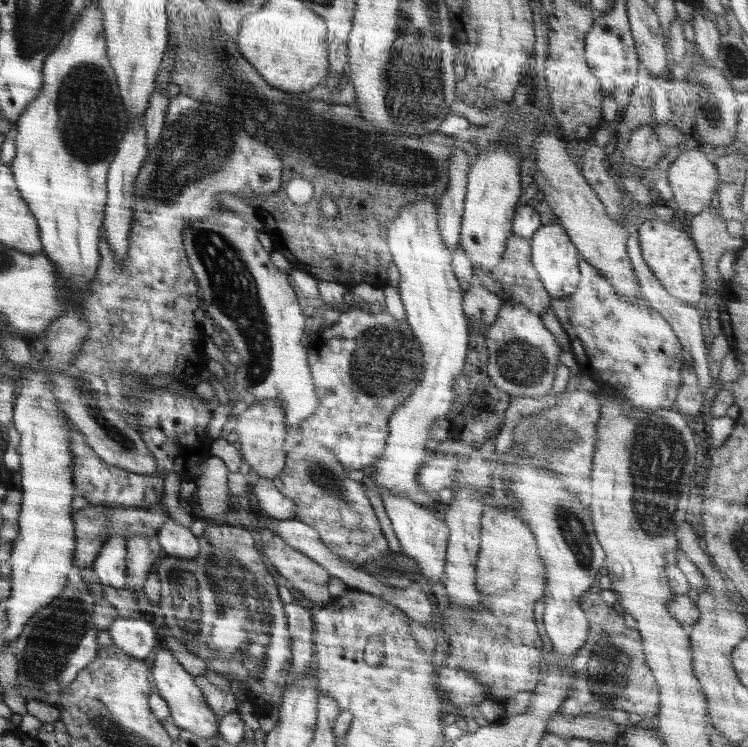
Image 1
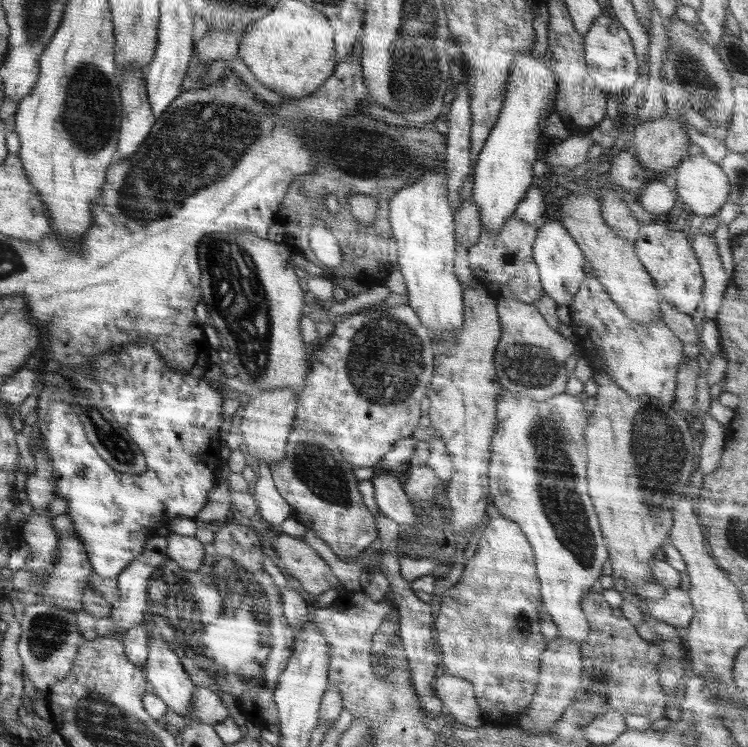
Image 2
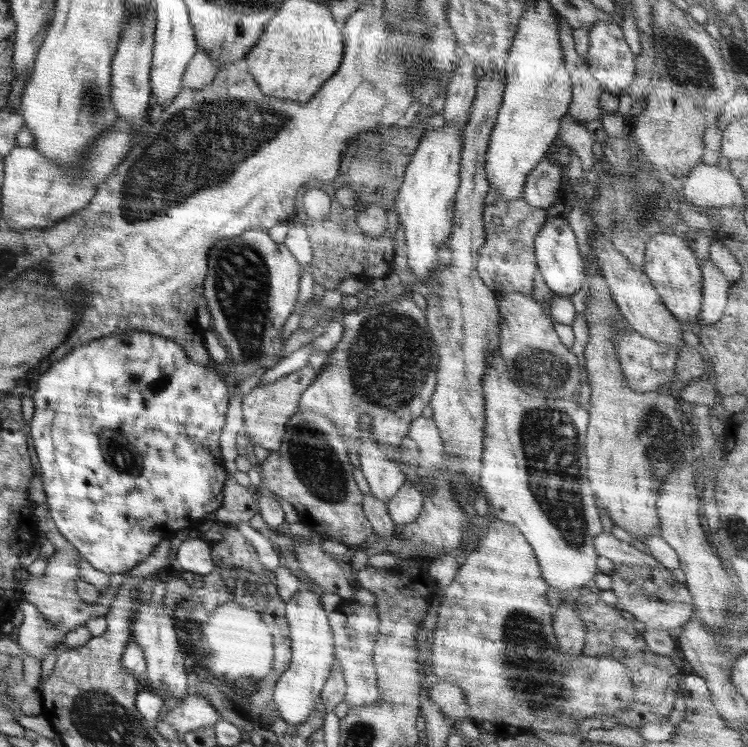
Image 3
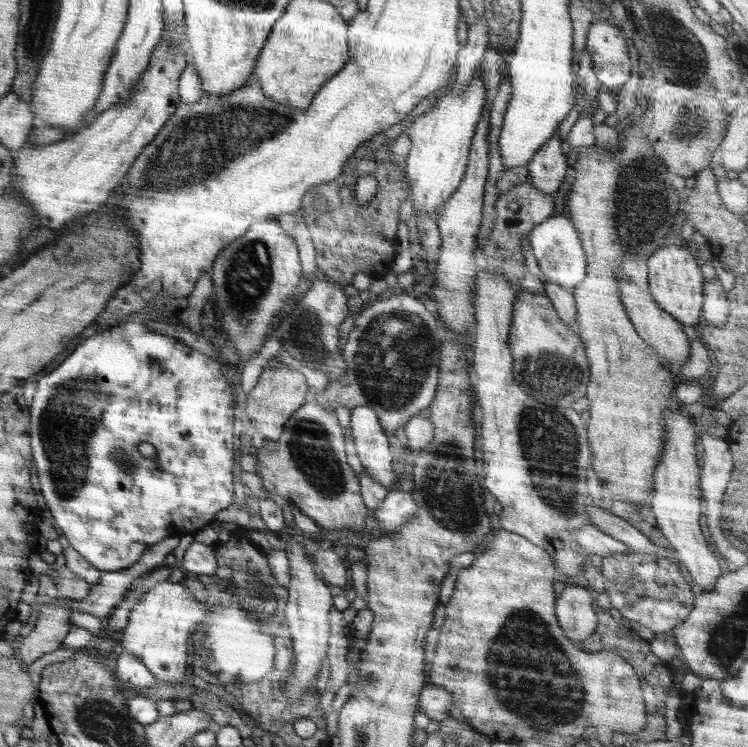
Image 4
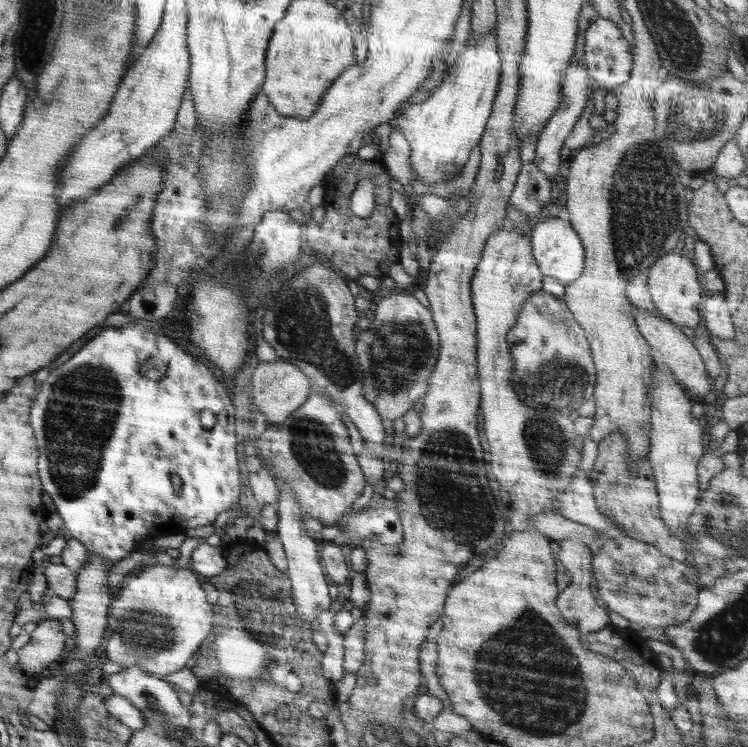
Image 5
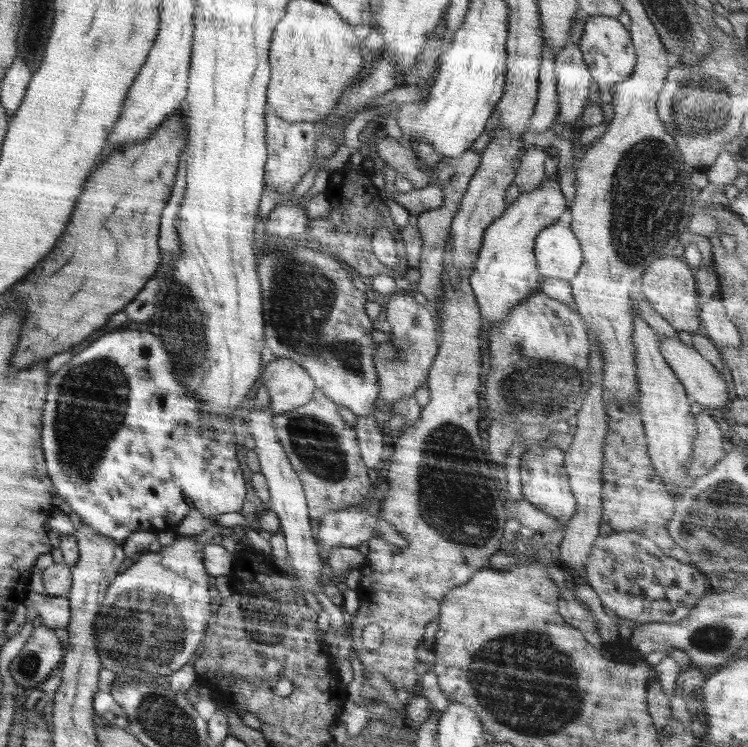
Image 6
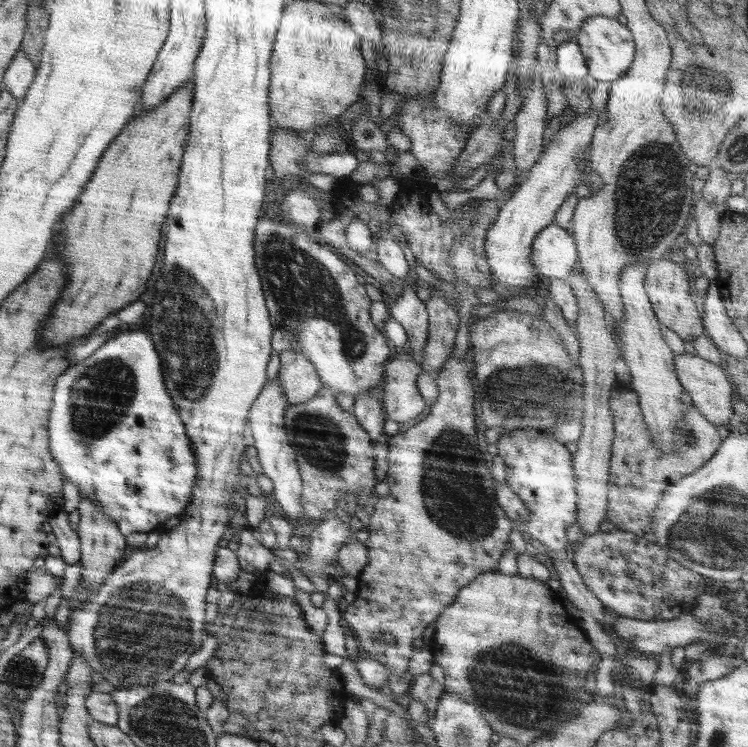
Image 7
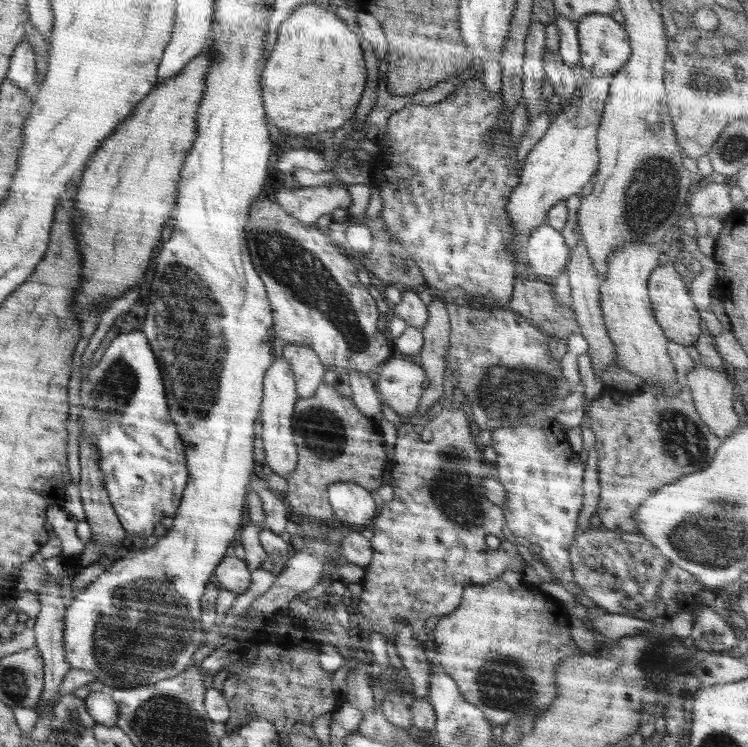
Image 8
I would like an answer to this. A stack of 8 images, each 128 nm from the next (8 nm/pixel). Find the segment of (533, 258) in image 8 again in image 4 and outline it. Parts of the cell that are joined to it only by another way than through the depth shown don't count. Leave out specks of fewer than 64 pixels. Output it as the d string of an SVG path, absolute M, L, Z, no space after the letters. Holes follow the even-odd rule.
M563 215L548 217L529 232L529 240L538 266L545 277L572 293L573 288L585 277L587 260L578 238L578 231L571 219Z

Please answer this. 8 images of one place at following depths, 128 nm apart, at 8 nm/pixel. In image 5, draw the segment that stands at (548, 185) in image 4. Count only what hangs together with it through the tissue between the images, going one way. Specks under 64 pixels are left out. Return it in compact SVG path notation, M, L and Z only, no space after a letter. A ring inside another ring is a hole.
M573 55L572 60L570 60L570 66L563 72L562 102L558 104L553 116L549 118L537 138L533 162L536 164L536 168L540 168L540 172L544 172L544 175L549 180L558 174L560 163L563 161L560 150L564 147L566 137L574 128L575 122L579 119L581 113L584 112L584 107L586 106L586 80L588 80L588 77L585 64L578 62Z

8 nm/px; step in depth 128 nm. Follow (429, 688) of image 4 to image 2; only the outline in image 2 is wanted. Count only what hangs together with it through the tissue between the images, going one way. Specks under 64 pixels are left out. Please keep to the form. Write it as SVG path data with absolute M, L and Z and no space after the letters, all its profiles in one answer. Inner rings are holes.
M440 672L434 680L434 691L435 696L448 708L448 712L453 714L457 722L472 728L483 727L486 724L471 682L447 672Z

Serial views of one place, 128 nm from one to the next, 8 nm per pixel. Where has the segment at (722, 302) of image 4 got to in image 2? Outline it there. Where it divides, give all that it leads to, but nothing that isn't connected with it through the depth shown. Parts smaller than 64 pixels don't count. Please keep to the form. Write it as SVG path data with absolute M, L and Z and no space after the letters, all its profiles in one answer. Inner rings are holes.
M696 231L696 238L692 241L691 247L696 253L703 276L703 297L700 306L704 307L705 318L714 320L722 305L730 277L722 268L713 234L702 235Z

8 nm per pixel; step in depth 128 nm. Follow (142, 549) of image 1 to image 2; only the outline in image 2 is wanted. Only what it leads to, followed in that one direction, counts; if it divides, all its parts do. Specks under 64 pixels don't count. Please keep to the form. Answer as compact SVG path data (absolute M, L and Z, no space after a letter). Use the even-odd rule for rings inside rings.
M156 535L146 541L144 543L144 553L117 578L119 599L112 604L109 614L109 617L114 619L117 632L123 632L131 626L144 623L144 610L146 610L146 602L148 602L148 596L146 595L148 594L148 582L150 582L152 574L161 569L160 566L163 566L169 559L166 545L168 545L166 536Z

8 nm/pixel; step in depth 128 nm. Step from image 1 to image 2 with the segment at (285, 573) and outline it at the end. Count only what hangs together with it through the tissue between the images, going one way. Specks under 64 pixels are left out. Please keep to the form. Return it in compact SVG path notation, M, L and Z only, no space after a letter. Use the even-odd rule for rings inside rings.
M282 533L271 542L286 572L311 595L318 597L326 590L340 587L341 583L328 564L304 541Z

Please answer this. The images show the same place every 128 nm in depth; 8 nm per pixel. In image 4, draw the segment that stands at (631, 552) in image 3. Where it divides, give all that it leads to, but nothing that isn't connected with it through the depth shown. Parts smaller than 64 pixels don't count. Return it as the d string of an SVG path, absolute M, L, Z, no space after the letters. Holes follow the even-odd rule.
M584 526L582 530L574 530L572 539L578 542L578 545L586 551L586 554L598 554L605 557L612 553L628 553L632 552L632 548L628 545L612 539L608 534L600 531L592 526Z

